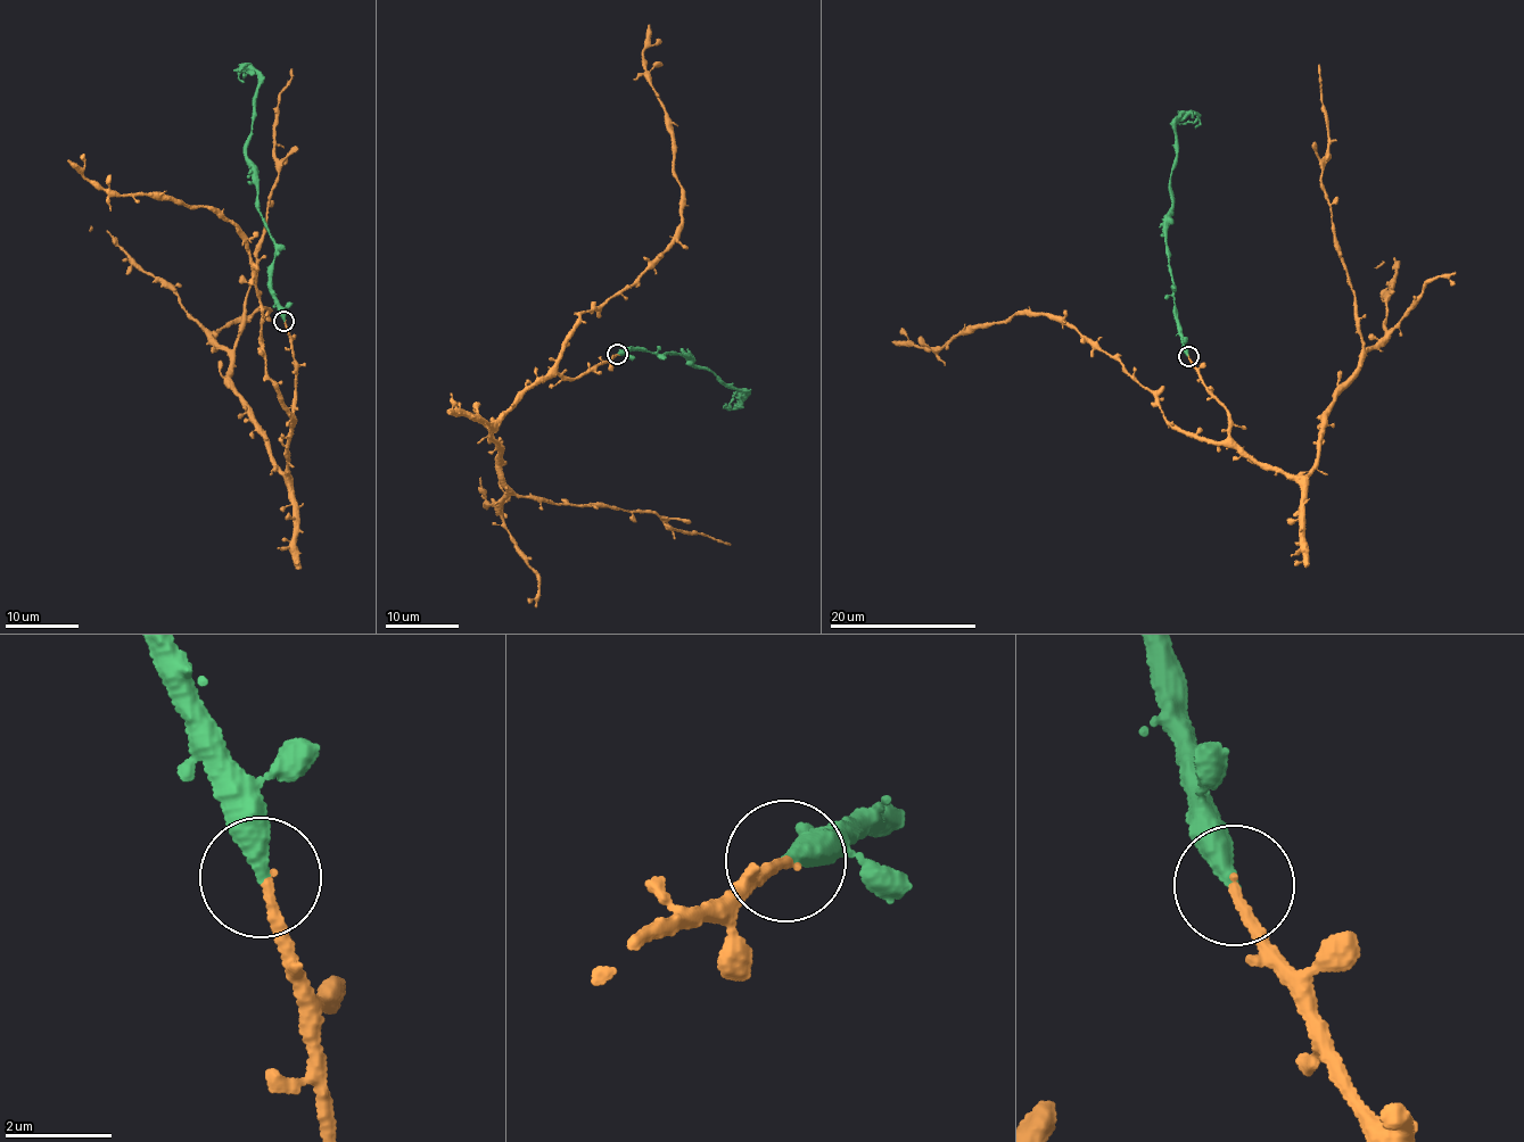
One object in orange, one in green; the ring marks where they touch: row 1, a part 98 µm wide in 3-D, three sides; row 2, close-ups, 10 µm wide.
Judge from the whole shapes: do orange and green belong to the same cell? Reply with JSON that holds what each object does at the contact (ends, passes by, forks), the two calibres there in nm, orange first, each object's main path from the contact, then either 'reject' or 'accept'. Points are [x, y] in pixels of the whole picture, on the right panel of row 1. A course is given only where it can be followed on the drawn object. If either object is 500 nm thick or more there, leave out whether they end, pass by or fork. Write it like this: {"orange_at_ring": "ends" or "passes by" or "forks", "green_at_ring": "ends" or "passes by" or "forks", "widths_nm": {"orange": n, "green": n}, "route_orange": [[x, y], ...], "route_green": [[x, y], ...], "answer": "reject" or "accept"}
{"orange_at_ring": "ends", "green_at_ring": "ends", "widths_nm": {"orange": 200, "green": 380}, "route_orange": [[1188, 355], [1228, 414], [1228, 437], [1259, 462], [1307, 473], [1361, 350], [1320, 174], [1328, 120], [1318, 65]], "route_green": [[1188, 355], [1174, 315], [1167, 215], [1171, 208], [1175, 122], [1192, 113], [1199, 114], [1199, 117]], "answer": "accept"}

